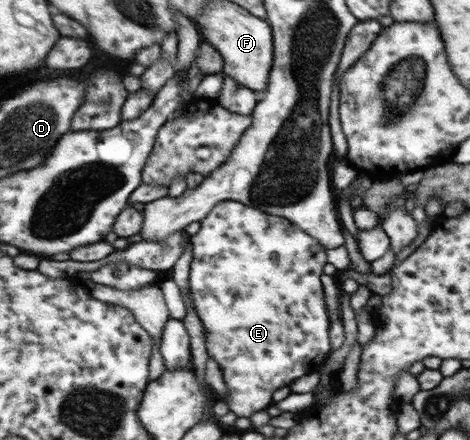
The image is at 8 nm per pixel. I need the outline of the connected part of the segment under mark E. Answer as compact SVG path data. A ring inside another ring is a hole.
M221 201L200 223L199 231L190 237L193 252L189 270L190 305L196 311L198 319L202 321L207 353L218 363L224 381L228 385L228 391L230 391L228 405L230 405L232 413L236 413L238 417L250 417L252 413L262 411L272 403L272 395L276 389L290 387L292 379L320 371L320 365L324 365L326 357L330 355L330 349L332 349L330 339L328 339L330 315L328 315L328 307L326 307L326 299L324 299L325 295L322 291L322 283L320 283L322 267L326 263L326 249L317 238L310 237L310 234L306 233L300 226L294 225L289 218L267 214L257 207L247 206L242 202Z

